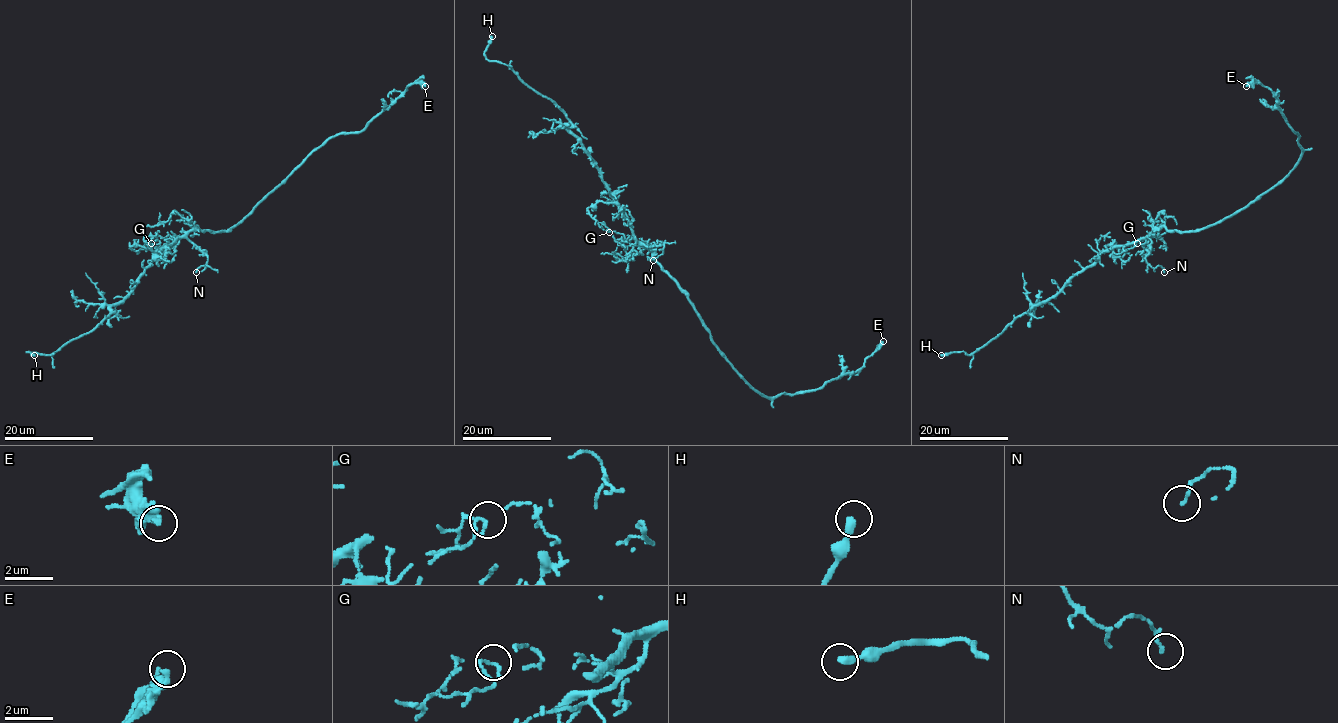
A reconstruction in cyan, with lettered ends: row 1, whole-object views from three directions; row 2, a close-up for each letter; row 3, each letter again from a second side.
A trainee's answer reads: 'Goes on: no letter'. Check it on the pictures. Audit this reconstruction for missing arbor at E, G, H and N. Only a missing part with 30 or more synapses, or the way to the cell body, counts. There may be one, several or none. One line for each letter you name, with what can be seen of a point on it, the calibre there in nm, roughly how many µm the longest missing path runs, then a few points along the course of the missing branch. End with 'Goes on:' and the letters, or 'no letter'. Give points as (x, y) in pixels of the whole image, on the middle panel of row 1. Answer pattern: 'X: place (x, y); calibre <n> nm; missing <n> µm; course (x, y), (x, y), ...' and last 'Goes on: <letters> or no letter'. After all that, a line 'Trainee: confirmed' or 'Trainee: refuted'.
H: place (492, 36); calibre 320 nm; missing 20 µm
Goes on: H
Trainee: refuted

